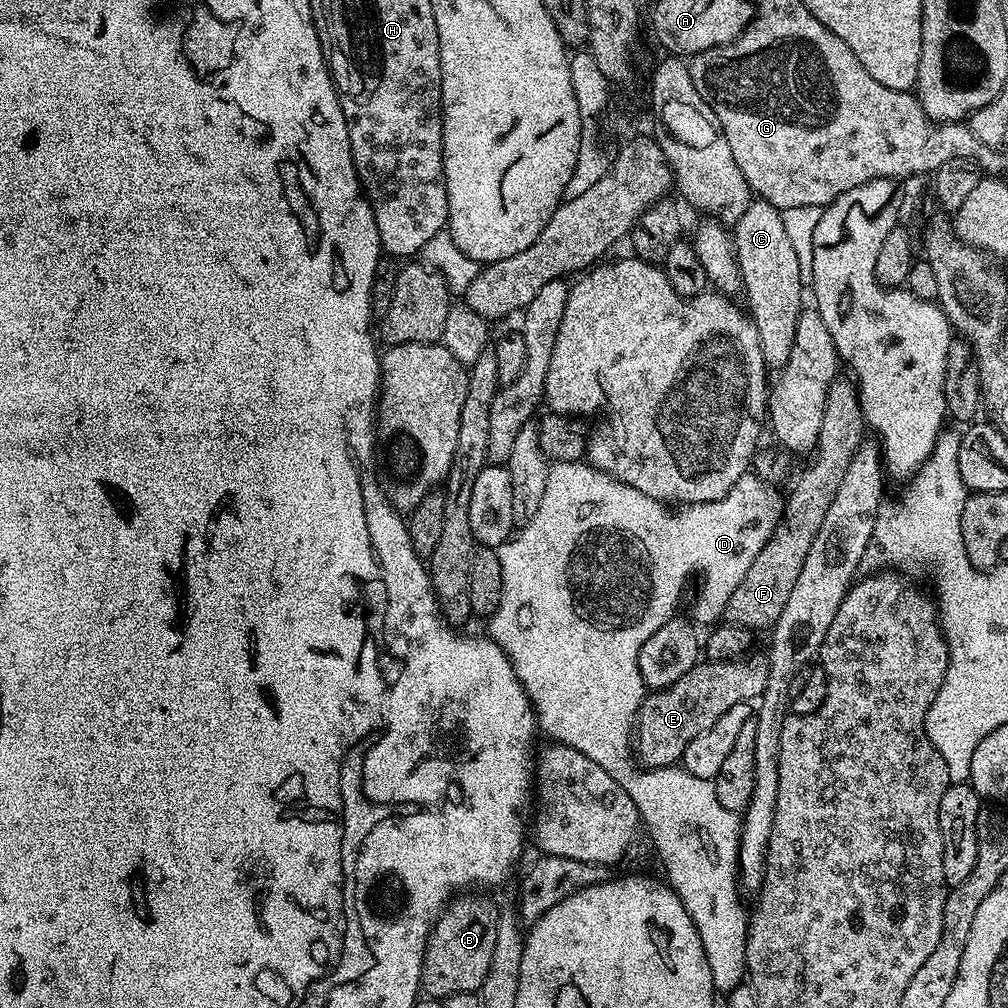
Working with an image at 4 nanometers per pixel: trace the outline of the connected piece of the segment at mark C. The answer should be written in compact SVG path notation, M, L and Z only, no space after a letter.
M753 199L746 206L746 214L742 214L734 225L734 247L740 267L742 292L748 295L747 311L762 342L764 363L769 366L782 365L790 358L790 350L794 346L798 318L805 307L806 285L800 277L794 245L790 243L786 225L782 223L781 209L765 200Z

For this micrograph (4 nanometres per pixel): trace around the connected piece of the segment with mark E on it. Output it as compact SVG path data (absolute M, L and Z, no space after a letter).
M733 658L715 662L697 662L668 688L652 690L640 701L634 729L634 755L645 769L671 768L683 761L686 746L697 734L703 734L730 710L730 706L748 704L764 693L768 677L767 663L751 668L747 659Z

